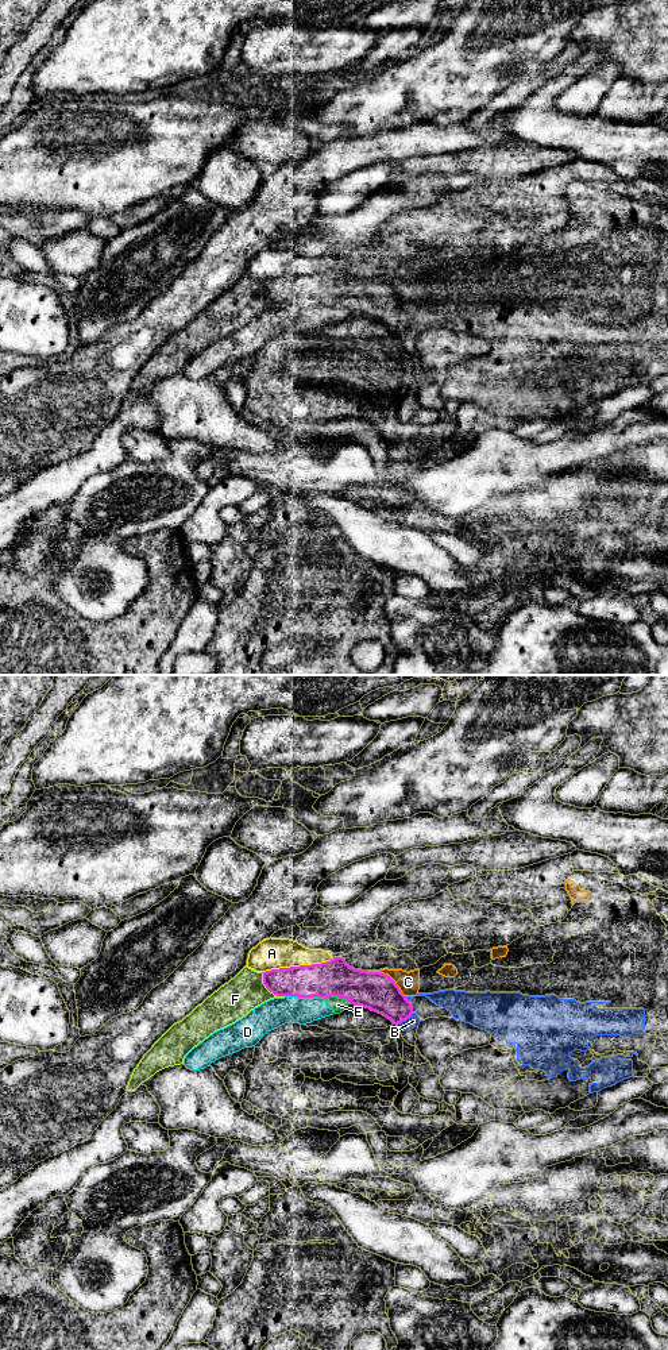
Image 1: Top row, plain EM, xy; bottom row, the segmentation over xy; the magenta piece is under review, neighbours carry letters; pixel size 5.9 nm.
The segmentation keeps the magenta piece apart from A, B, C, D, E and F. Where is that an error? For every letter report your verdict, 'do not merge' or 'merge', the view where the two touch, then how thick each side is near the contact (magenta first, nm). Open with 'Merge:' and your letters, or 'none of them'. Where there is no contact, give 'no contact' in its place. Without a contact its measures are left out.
Merge: none of them
A: do not merge; meets magenta in xy; 220 nm thick on the magenta side, 190 nm on the other
B: do not merge; meets magenta in xy; 220 nm thick on the magenta side, 70 nm on the other
C: do not merge; meets magenta in xy; 220 nm thick on the magenta side, 130 nm on the other
D: do not merge; meets magenta in xy; 220 nm thick on the magenta side, 170 nm on the other
E: do not merge; meets magenta in xy; 220 nm thick on the magenta side, 90 nm on the other
F: do not merge; meets magenta in xy; 190 nm thick on the magenta side, 220 nm on the other

